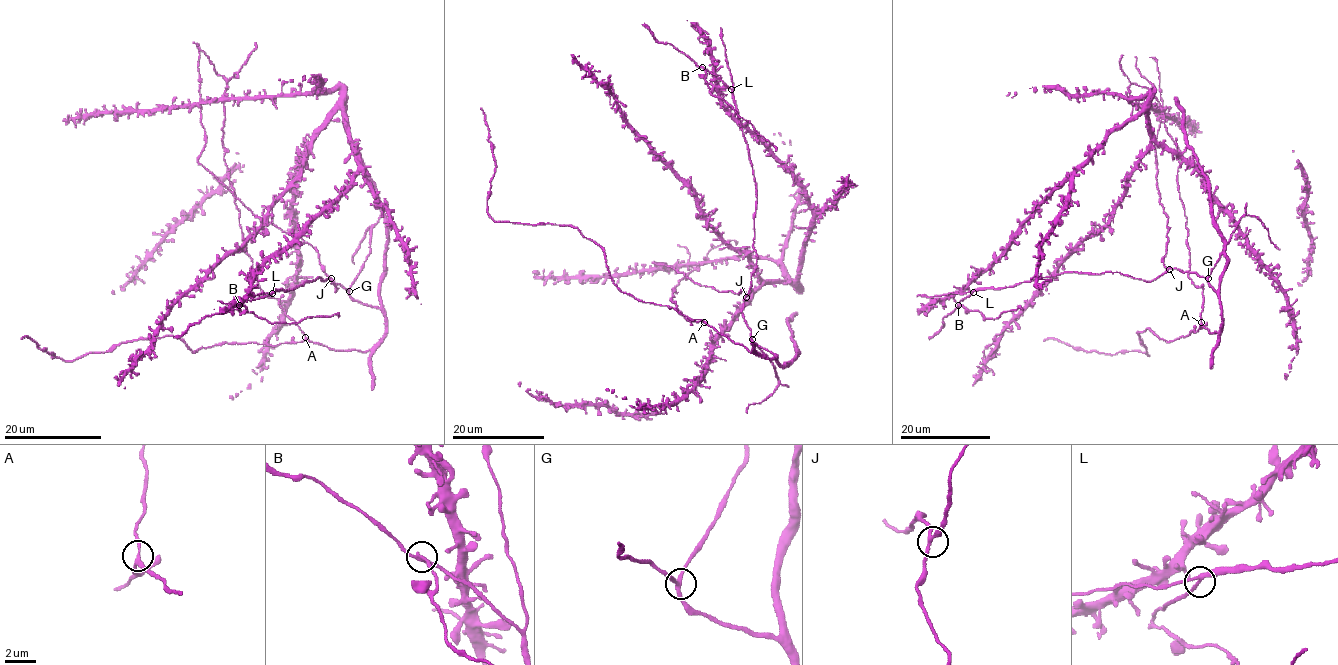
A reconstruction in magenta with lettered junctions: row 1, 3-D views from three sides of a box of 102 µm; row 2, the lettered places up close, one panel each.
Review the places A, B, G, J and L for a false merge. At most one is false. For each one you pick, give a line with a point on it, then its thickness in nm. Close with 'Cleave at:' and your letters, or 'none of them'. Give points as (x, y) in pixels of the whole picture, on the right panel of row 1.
B: Place: (958, 305). Thickness 200 nm
Cleave at: B

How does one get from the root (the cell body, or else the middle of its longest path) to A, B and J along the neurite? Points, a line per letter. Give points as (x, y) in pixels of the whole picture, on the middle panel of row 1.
A: (690, 278), (719, 292), (743, 290), (742, 316), (750, 338), (776, 357), (758, 356), (704, 322)
B: (690, 278), (719, 292), (743, 290), (747, 294), (756, 268), (757, 195), (747, 141), (733, 91), (702, 66)
J: (690, 278), (719, 292), (732, 290), (739, 293), (743, 290), (746, 297)

